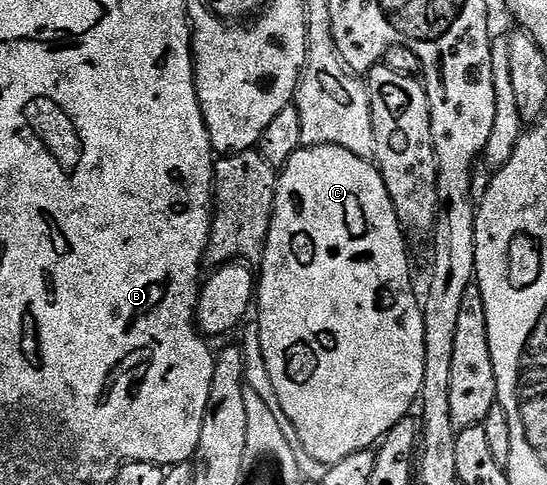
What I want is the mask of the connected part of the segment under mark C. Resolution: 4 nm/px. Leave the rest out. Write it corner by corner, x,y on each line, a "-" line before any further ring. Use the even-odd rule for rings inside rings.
333,144
332,146
316,146
315,148
307,148
305,146
298,149
298,152
292,156
288,163
281,165
280,175
278,178
277,200
274,203
274,217
270,223
270,233
266,239
266,247
264,249
264,259
261,261
262,272
260,268
260,291
256,296
256,304
260,309
262,307
262,356
266,359
266,372
270,375
270,384
274,387
274,392
278,395
278,404
282,407
281,415
290,419
290,424
294,427
294,432
298,435
297,443
302,443
301,451
311,456
316,463
321,466
329,466
331,464
339,464
344,462
348,457
355,456
358,452
364,452
373,449
375,445
381,441
383,436
388,434
388,430
392,430
392,426
396,426
411,411
410,408
415,407
416,401
422,395
422,383
424,382
424,318
422,317
423,305
420,303
420,296
414,293
414,280
410,277
410,256
406,253
406,236
404,225
398,220
398,215
394,209
392,198
388,194
388,190
384,186
384,178
378,173
377,167
367,157
352,154
352,150
344,150
340,146

